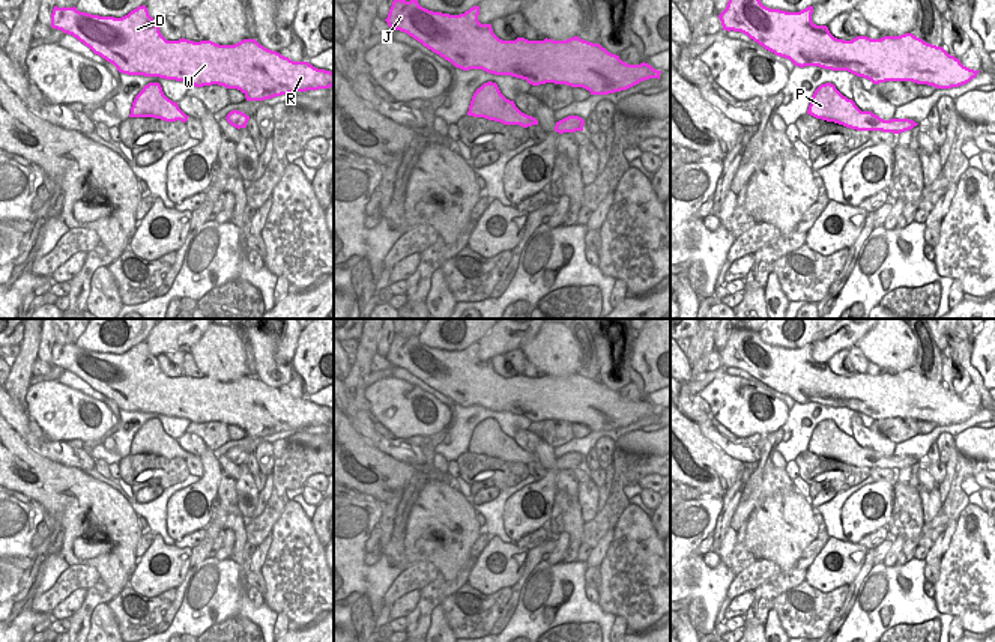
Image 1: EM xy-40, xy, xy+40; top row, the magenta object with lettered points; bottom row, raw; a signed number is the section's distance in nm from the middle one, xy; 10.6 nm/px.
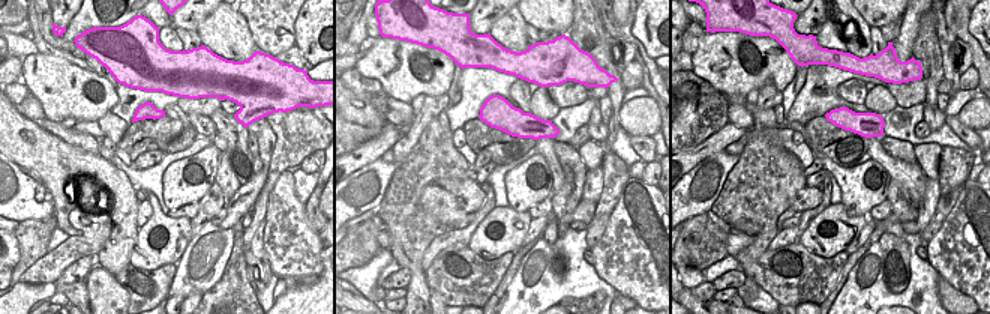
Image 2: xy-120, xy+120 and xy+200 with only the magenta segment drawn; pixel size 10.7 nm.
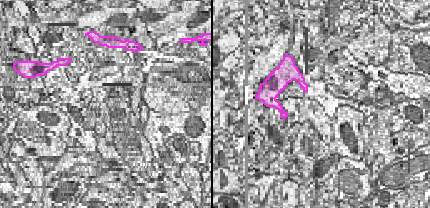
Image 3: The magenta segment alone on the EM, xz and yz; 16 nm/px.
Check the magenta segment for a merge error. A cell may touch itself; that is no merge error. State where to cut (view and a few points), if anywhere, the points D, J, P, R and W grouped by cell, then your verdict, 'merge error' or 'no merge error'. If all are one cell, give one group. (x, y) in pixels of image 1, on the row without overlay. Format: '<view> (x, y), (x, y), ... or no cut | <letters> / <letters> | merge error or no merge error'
no cut | D J P R W | no merge error

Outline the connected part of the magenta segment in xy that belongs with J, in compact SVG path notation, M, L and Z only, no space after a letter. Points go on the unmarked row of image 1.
M395 335L385 356L463 407L482 406L511 412L532 422L546 419L583 424L591 432L627 427L658 415L661 407L648 400L628 401L600 380L579 373L567 377L499 376L491 361L478 358L479 343L449 352L422 344L418 337Z

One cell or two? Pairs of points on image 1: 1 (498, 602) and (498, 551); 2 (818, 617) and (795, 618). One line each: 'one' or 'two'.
1: two
2: one

